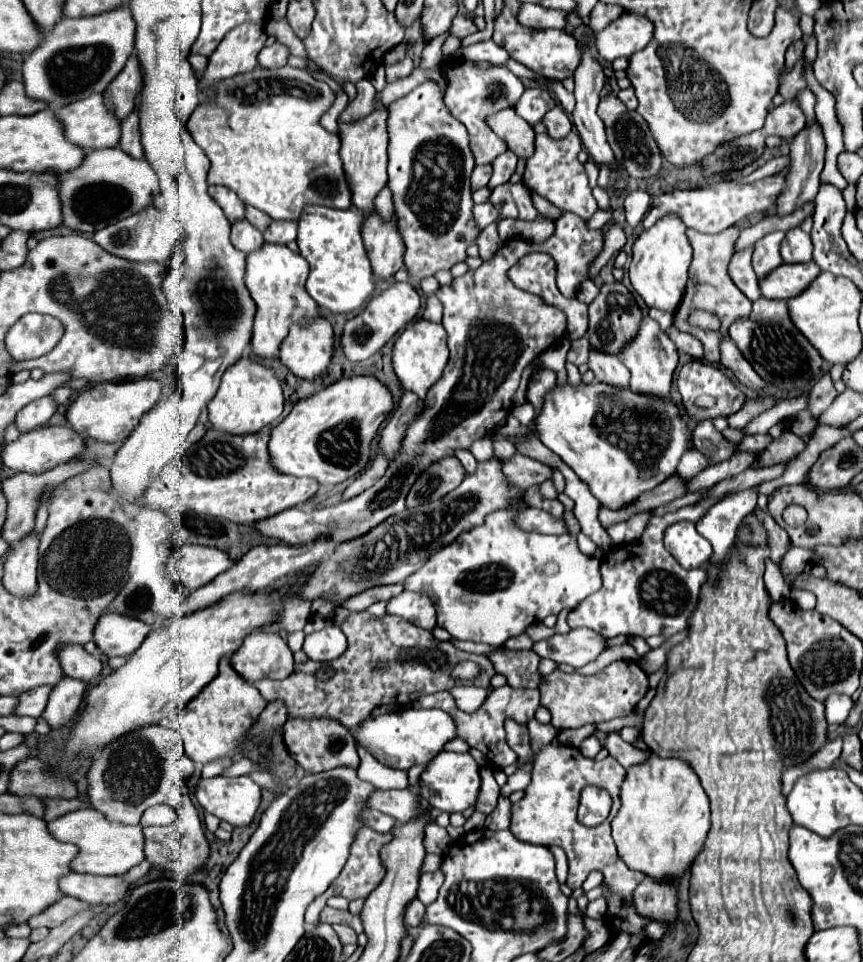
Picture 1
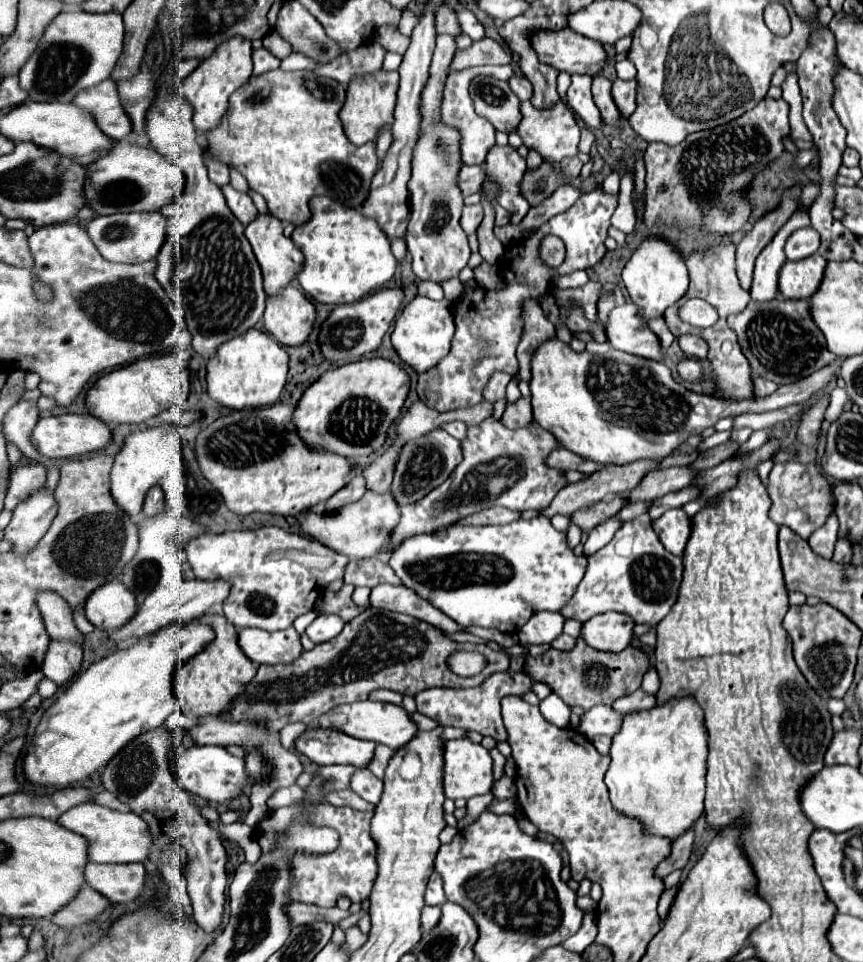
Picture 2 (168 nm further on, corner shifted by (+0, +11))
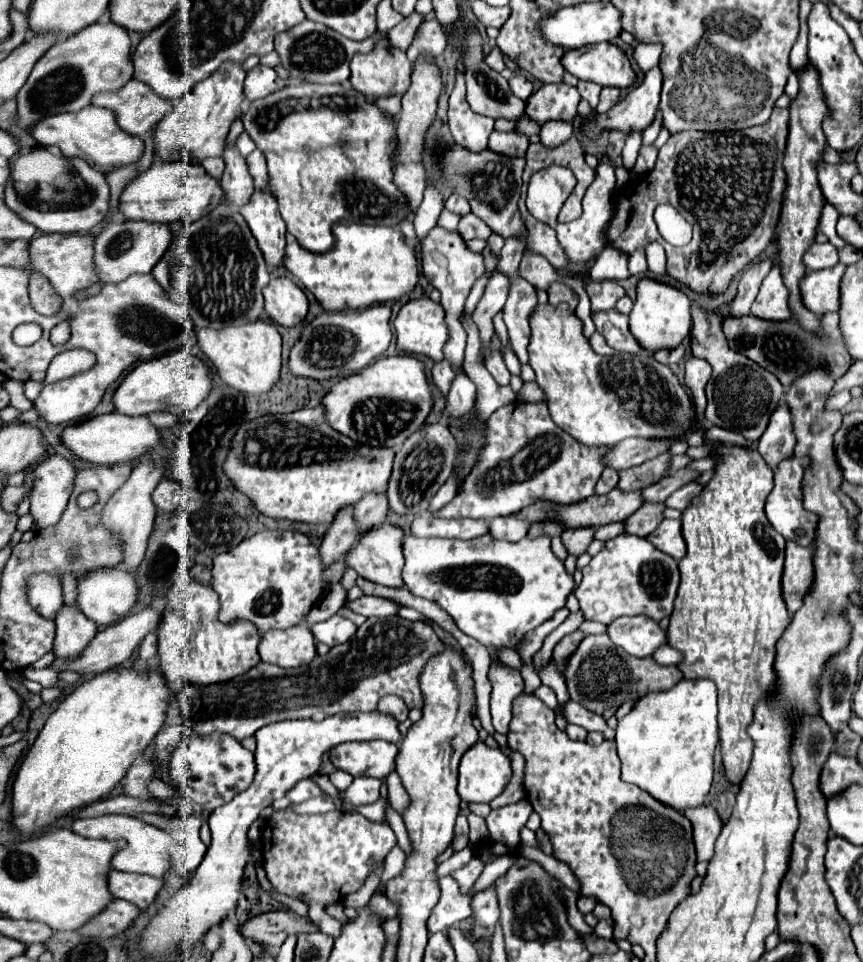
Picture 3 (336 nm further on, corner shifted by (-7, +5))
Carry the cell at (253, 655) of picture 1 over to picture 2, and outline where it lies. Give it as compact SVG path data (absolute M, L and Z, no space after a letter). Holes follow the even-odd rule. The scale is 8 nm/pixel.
M293 626L277 632L243 628L239 630L239 646L255 664L289 664L303 652L301 636Z

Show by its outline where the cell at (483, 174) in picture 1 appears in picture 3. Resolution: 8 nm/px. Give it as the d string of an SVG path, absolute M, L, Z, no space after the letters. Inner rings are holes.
M452 192L450 198L446 200L446 208L452 210L452 212L456 212L456 214L462 214L462 216L470 214L470 202L464 196L456 194L456 192Z

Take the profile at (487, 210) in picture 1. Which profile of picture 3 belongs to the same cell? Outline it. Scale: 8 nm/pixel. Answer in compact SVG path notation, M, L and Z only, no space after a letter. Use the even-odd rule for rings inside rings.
M474 214L464 216L460 220L460 224L458 224L458 230L464 236L464 240L472 240L472 238L486 240L492 234L492 230L488 228L488 224L484 220L480 220L478 216L474 216Z

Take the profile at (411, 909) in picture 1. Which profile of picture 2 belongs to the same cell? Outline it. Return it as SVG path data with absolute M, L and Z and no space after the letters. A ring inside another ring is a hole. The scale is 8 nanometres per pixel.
M425 906L423 914L421 914L421 928L423 928L423 932L433 930L433 926L437 926L439 918L441 918L441 908L437 908L437 906Z

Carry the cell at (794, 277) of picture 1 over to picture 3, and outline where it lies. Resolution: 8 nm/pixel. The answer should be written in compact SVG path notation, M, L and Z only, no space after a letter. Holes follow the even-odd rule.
M836 264L834 268L808 272L800 280L802 302L810 312L822 316L824 312L836 312L838 310L840 278L842 278L844 270L846 270L844 264Z

